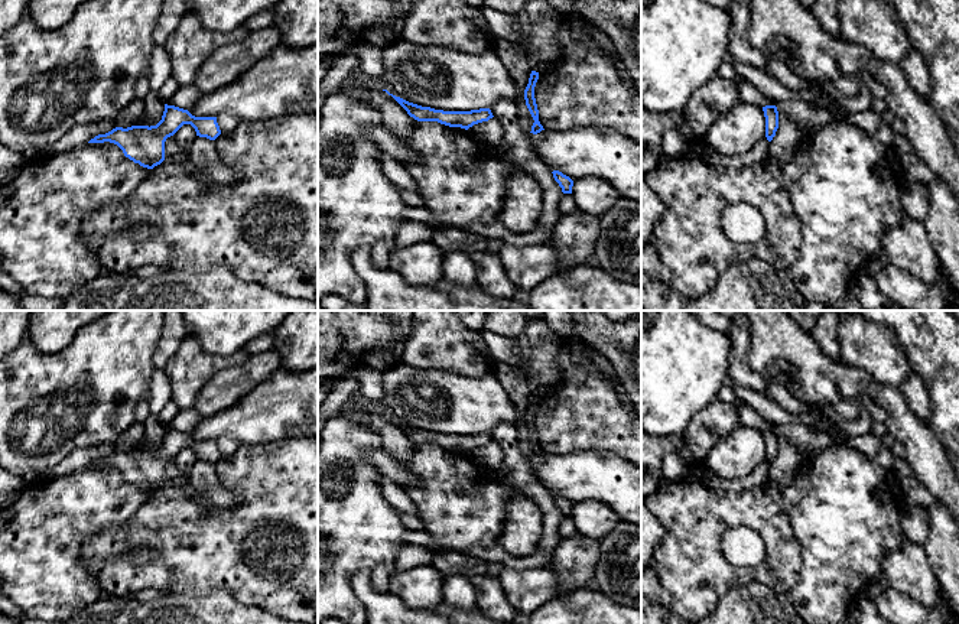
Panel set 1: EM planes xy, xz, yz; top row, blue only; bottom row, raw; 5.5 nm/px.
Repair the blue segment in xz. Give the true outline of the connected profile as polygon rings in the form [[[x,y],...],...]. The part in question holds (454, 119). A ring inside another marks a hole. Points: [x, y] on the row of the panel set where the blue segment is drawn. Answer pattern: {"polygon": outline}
{"polygon": [[[383,90],[383,91],[386,91],[389,95],[391,95],[407,111],[407,114],[417,121],[438,121],[438,123],[449,126],[449,127],[461,127],[461,129],[468,130],[474,124],[488,121],[490,118],[494,117],[490,108],[480,108],[480,110],[471,110],[471,111],[443,111],[443,110],[435,110],[430,107],[422,107],[422,105],[409,103],[400,97],[396,97],[396,95],[390,94],[387,90]]]}

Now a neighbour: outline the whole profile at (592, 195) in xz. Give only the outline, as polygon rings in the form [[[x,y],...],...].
[[[595,176],[573,181],[572,196],[581,212],[599,218],[621,199],[614,186]]]

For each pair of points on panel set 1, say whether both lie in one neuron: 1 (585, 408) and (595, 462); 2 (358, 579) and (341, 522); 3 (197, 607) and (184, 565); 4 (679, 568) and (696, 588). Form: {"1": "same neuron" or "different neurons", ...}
{"1": "different neurons", "2": "different neurons", "3": "different neurons", "4": "same neuron"}

